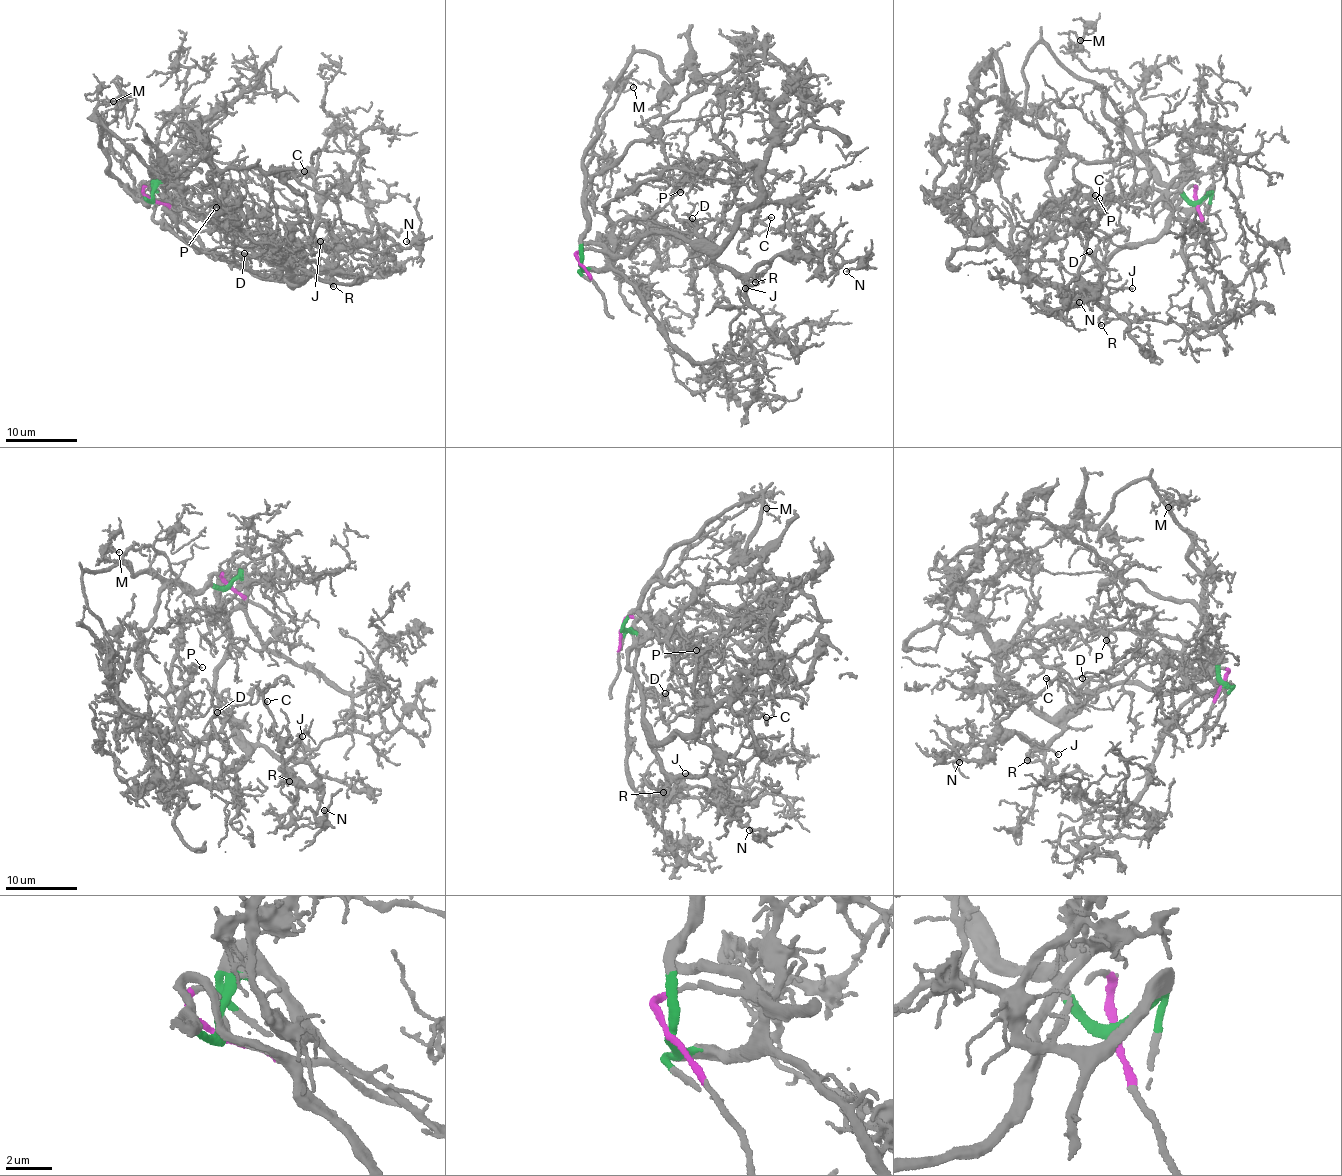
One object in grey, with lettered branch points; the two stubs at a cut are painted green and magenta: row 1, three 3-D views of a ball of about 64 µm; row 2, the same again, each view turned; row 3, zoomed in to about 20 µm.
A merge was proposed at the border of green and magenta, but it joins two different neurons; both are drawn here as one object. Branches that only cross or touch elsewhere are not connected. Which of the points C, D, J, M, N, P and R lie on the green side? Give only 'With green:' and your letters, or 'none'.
With green: M

